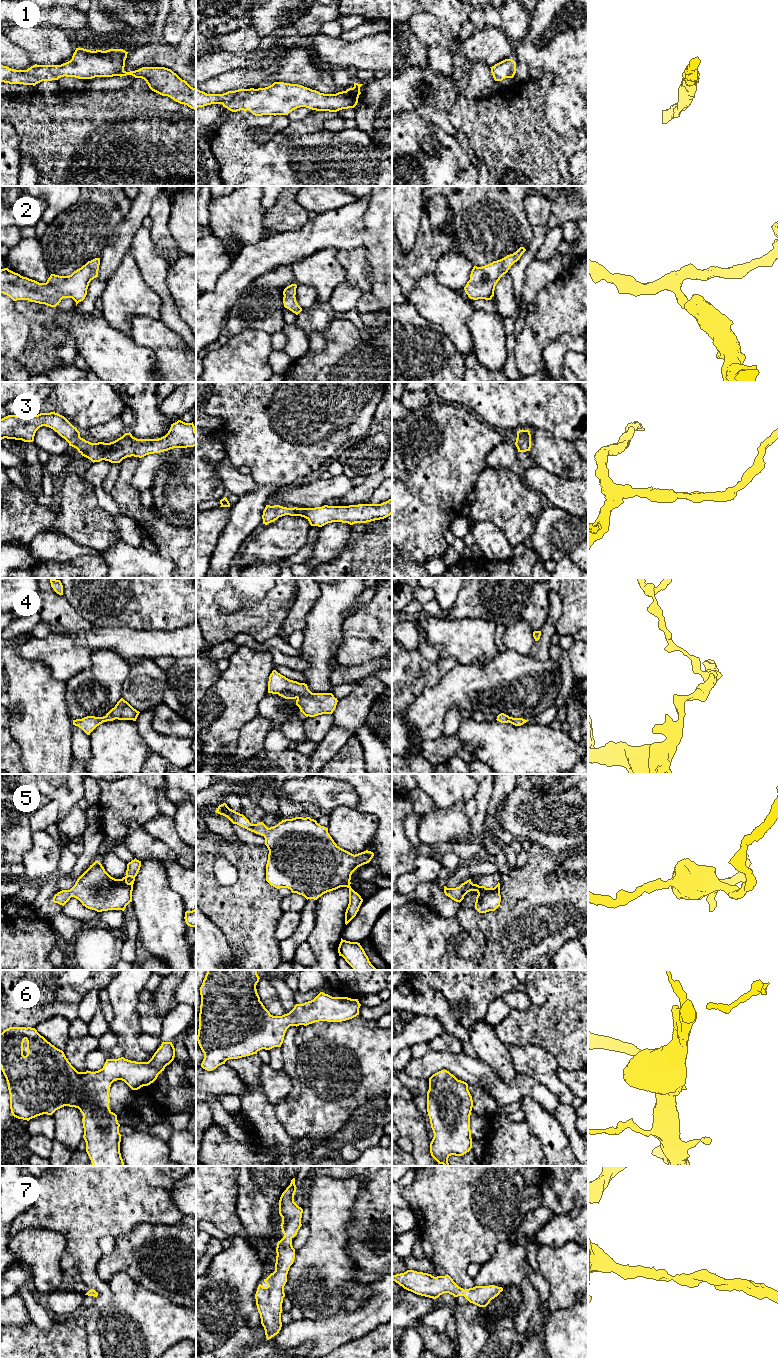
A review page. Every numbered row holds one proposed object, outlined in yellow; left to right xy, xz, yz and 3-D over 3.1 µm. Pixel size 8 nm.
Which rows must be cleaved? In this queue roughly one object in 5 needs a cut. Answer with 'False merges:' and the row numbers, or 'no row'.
False merges: no row

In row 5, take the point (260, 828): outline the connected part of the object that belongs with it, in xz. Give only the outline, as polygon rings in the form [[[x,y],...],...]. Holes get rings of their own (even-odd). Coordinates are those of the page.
[[[226,803],[219,805],[215,812],[227,817],[233,824],[265,838],[265,845],[269,850],[266,881],[271,886],[277,889],[288,888],[292,893],[302,895],[307,900],[317,900],[327,892],[347,887],[349,904],[345,912],[345,924],[347,925],[356,916],[363,899],[351,888],[351,875],[358,867],[371,861],[373,852],[366,850],[354,855],[340,848],[328,833],[328,828],[310,817],[285,819],[268,828],[263,822],[251,824],[243,814],[230,809]]]

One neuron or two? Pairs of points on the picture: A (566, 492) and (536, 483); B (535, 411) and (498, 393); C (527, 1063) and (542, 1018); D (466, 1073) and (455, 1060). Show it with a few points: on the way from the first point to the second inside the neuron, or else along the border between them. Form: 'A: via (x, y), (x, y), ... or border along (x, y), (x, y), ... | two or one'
A: via (559, 491), (543, 483) | one
B: via (526, 402), (517, 393), (507, 393) | one
C: border along (510, 1045), (518, 1047), (541, 1046), (554, 1057) | two
D: via (465, 1070), (458, 1063) | one

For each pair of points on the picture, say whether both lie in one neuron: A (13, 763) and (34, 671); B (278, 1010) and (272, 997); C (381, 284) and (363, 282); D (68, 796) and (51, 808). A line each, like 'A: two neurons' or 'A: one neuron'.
A: two neurons
B: one neuron
C: two neurons
D: two neurons

